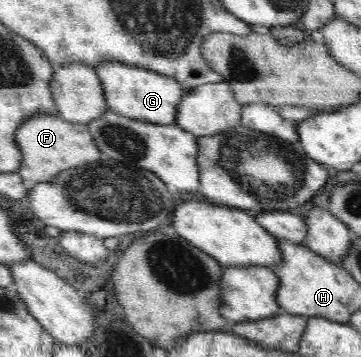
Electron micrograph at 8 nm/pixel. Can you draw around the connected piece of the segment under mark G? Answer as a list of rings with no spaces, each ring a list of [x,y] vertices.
[[[101,62],[95,70],[103,85],[105,102],[113,112],[141,122],[176,124],[177,106],[186,90],[174,78],[121,62]]]

